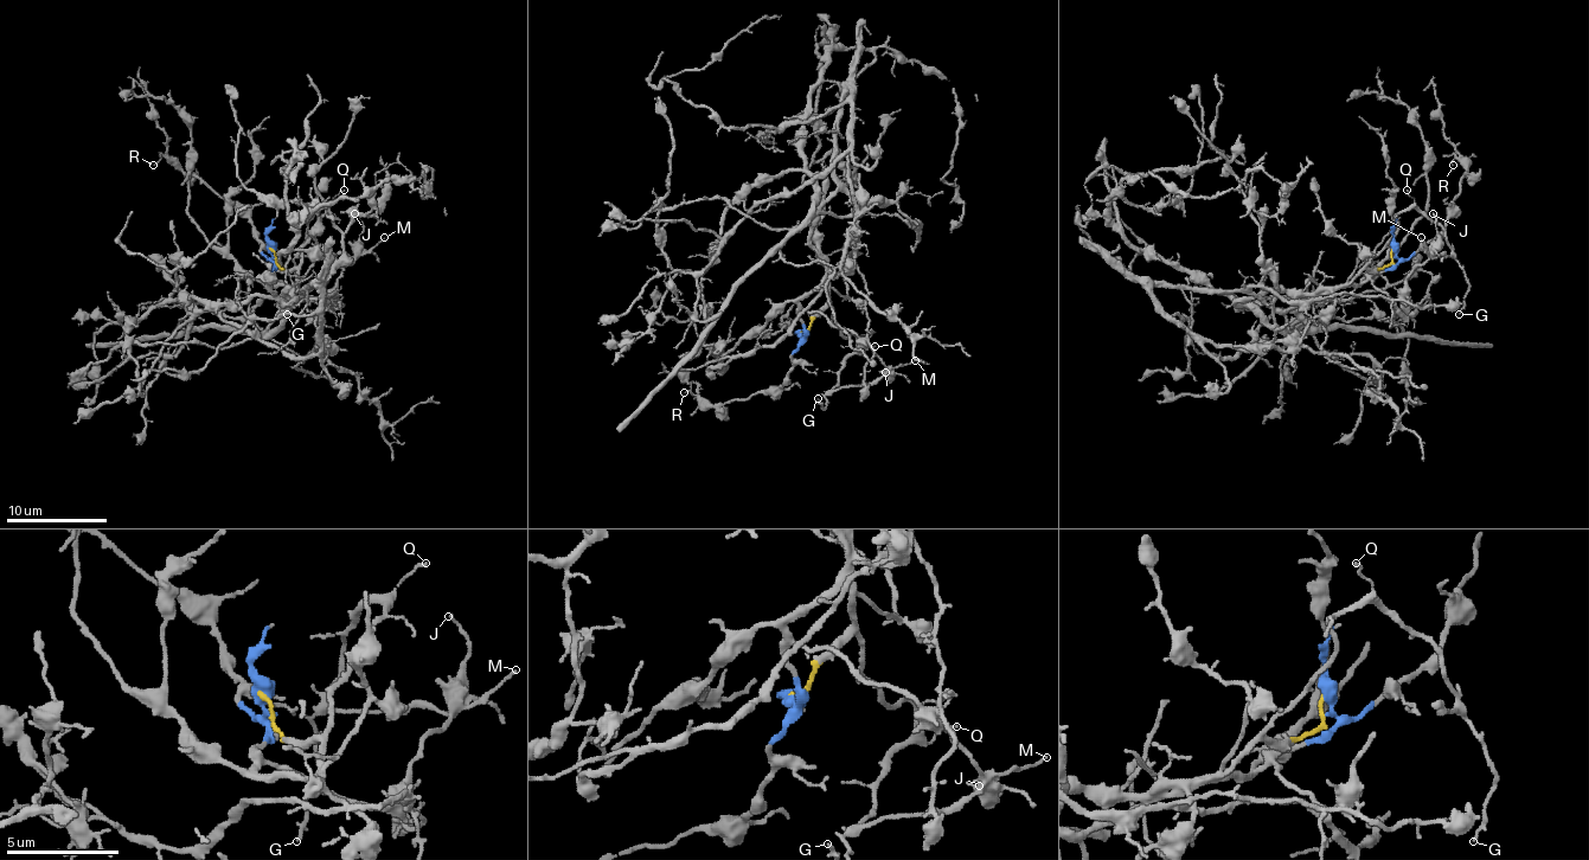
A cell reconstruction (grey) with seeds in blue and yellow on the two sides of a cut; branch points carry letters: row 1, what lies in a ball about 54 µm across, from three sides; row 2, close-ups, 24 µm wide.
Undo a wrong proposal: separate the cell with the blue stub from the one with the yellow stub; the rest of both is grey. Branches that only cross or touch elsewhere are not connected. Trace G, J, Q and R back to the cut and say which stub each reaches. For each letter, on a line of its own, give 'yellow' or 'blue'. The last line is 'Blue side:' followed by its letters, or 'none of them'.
G: yellow
J: blue
Q: yellow
R: blue
Blue side: J, R

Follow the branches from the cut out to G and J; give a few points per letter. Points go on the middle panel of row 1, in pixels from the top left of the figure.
G: (801, 333), (830, 306), (832, 320), (846, 338), (857, 338), (839, 383), (824, 398), (824, 408), (817, 398)
J: (801, 333), (801, 338), (803, 328), (799, 313), (814, 310), (839, 328), (850, 328), (895, 376), (884, 373)

